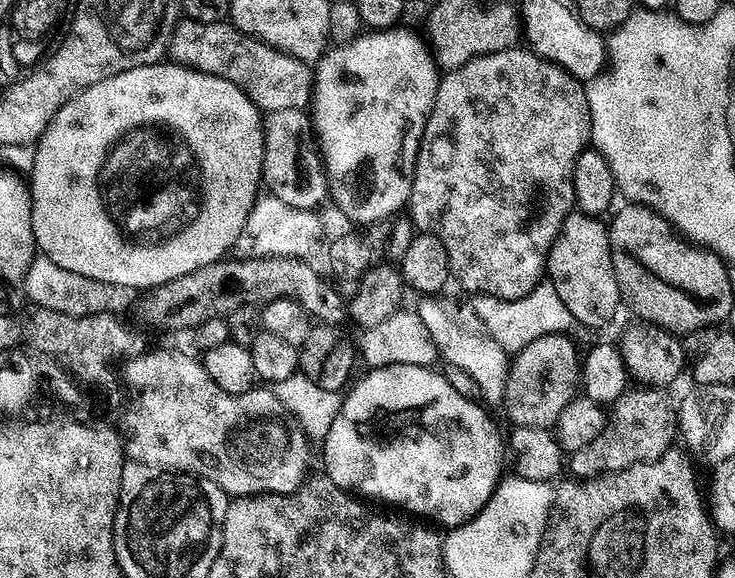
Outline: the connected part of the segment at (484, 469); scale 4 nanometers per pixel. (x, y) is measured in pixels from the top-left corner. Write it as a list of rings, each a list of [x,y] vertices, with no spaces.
[[[391,364],[390,366],[365,371],[365,376],[358,382],[356,380],[347,389],[347,392],[349,391],[348,396],[346,392],[346,395],[341,399],[340,409],[334,418],[334,426],[330,426],[330,434],[326,434],[326,438],[322,442],[325,468],[323,468],[323,471],[328,479],[335,482],[337,486],[343,488],[349,494],[355,494],[360,498],[373,496],[376,500],[385,500],[388,504],[397,504],[398,507],[405,508],[405,510],[400,509],[405,513],[415,514],[417,517],[427,518],[429,521],[437,520],[440,524],[448,524],[447,526],[455,526],[465,524],[473,516],[477,516],[494,494],[496,485],[500,483],[502,473],[505,471],[503,468],[506,460],[506,444],[502,436],[496,433],[491,418],[475,404],[477,401],[458,394],[458,390],[454,390],[454,386],[450,386],[447,375],[443,371],[435,372],[436,370],[435,367],[423,364]]]

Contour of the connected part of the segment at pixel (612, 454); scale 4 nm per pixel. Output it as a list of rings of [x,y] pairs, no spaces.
[[[637,387],[637,392],[628,390],[624,395],[617,398],[611,405],[608,424],[594,438],[590,455],[594,459],[600,460],[601,468],[592,464],[587,472],[588,476],[601,475],[602,469],[615,470],[617,468],[628,468],[631,464],[637,464],[643,460],[656,460],[662,453],[669,451],[673,447],[674,440],[674,416],[664,405],[664,400],[658,393],[652,392],[651,387]]]

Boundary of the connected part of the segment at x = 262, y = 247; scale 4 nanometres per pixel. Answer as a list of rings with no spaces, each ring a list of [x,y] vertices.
[[[257,195],[242,234],[236,239],[235,251],[244,258],[281,256],[297,262],[307,261],[307,256],[314,255],[320,248],[320,220],[316,215],[315,211],[307,208],[290,206],[277,196]]]

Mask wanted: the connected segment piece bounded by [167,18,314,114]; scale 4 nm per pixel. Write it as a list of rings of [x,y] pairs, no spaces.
[[[181,19],[172,32],[167,55],[184,68],[193,68],[196,72],[234,82],[234,86],[250,97],[261,113],[307,109],[311,105],[313,69],[305,61],[239,32],[231,22]]]

